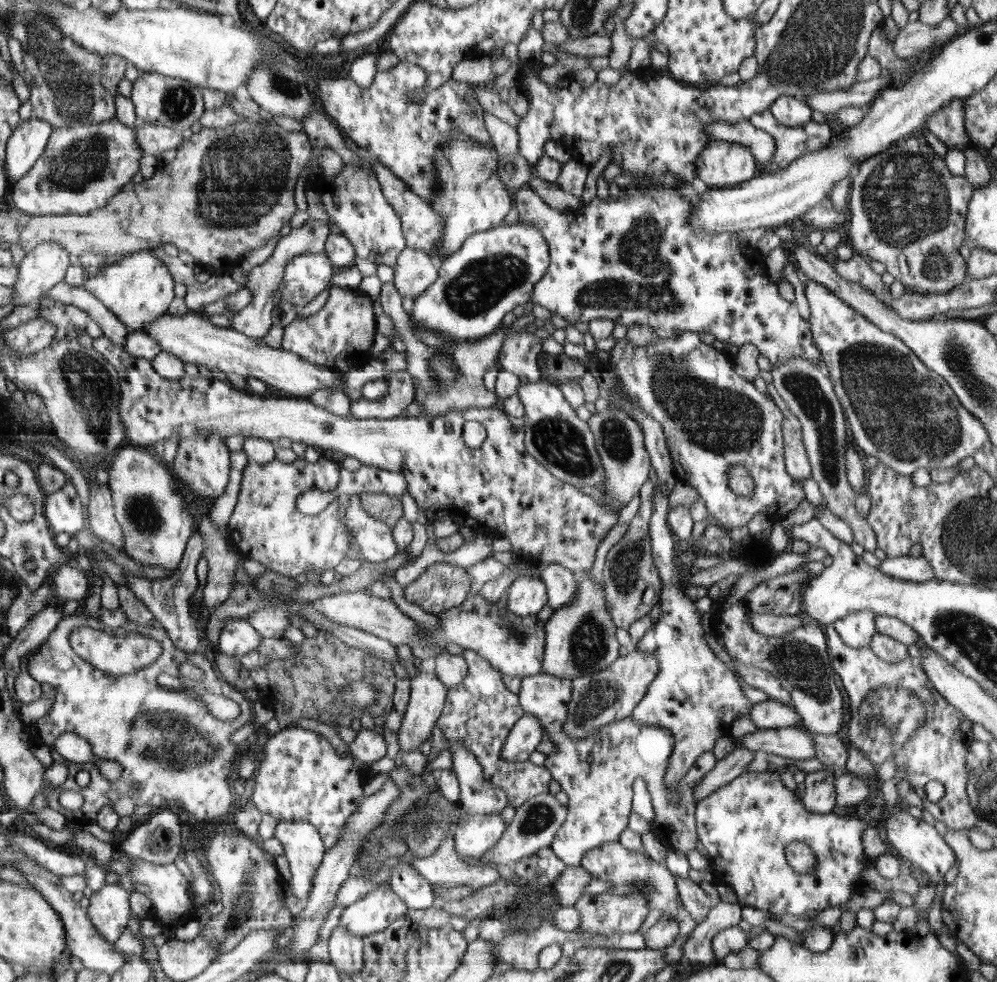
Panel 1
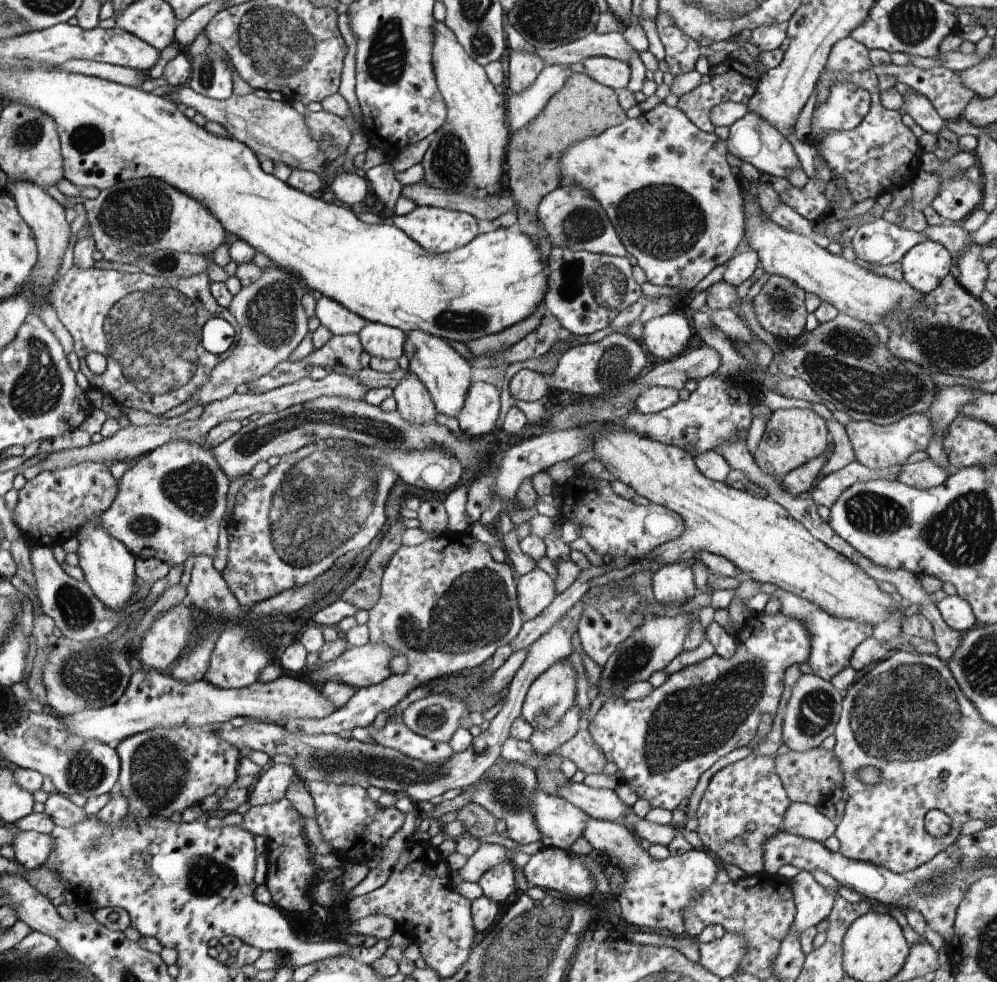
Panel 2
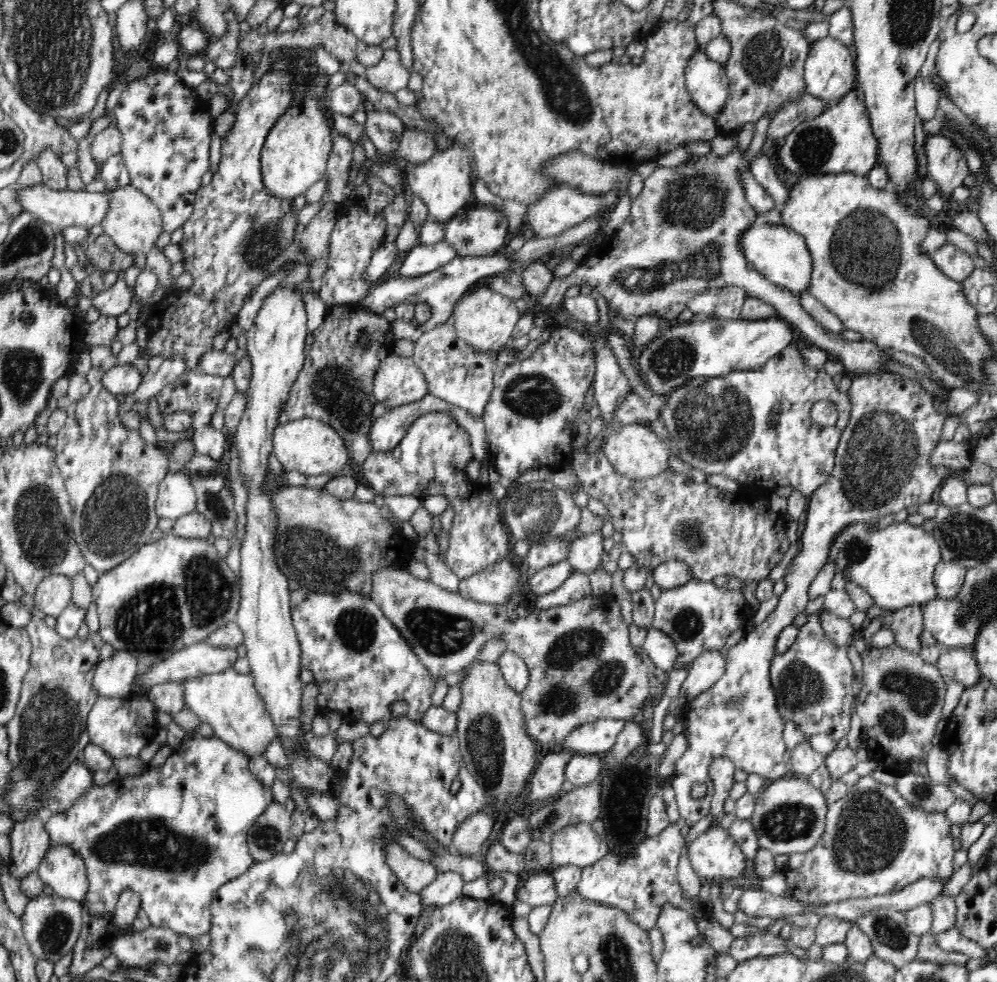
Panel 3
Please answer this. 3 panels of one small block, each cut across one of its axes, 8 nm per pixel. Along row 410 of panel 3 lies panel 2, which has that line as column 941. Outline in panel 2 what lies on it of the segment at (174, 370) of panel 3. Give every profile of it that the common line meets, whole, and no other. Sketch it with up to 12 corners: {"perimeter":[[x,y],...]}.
{"perimeter":[[918,91],[903,94],[906,112],[924,131],[940,135],[946,121]]}

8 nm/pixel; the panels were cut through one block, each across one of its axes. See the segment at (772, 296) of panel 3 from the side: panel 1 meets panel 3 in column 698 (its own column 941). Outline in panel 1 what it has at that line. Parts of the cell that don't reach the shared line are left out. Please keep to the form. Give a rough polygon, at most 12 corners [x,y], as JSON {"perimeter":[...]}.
{"perimeter":[[921,135],[859,165],[845,238],[906,293],[963,284],[975,189]]}

